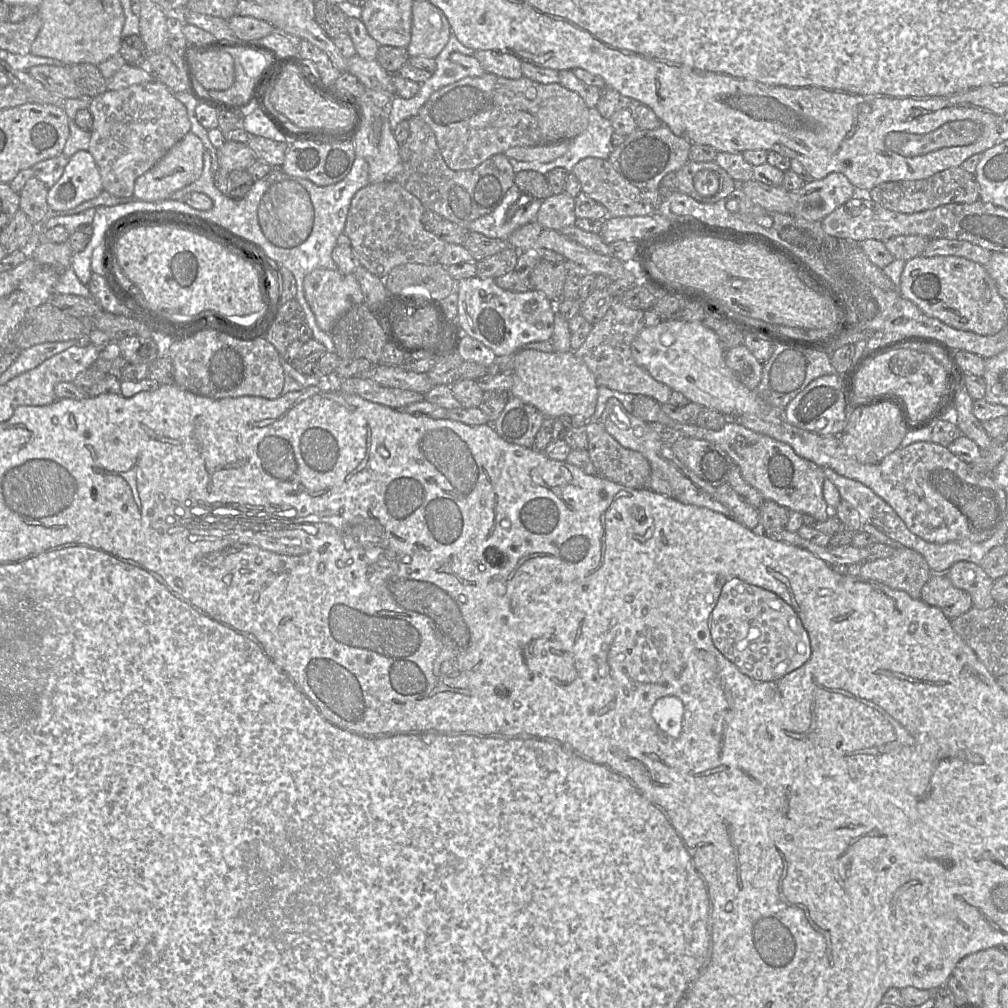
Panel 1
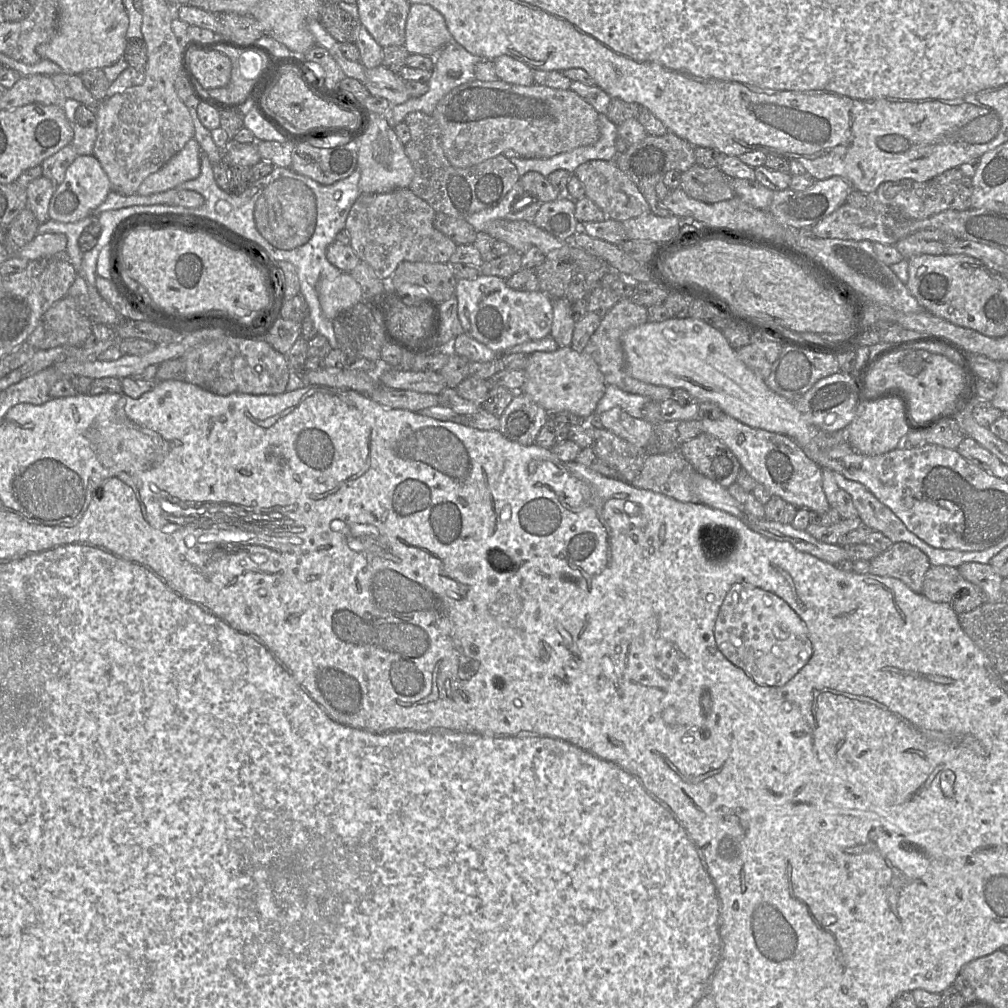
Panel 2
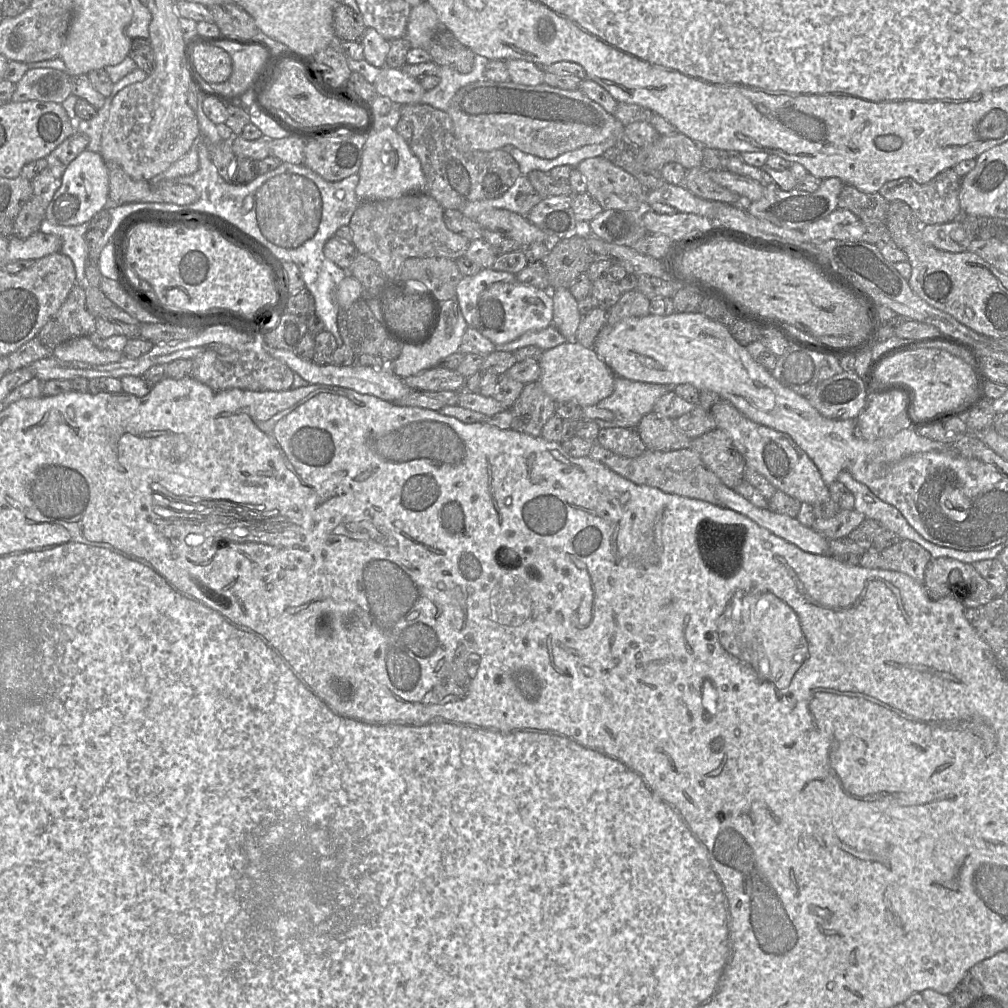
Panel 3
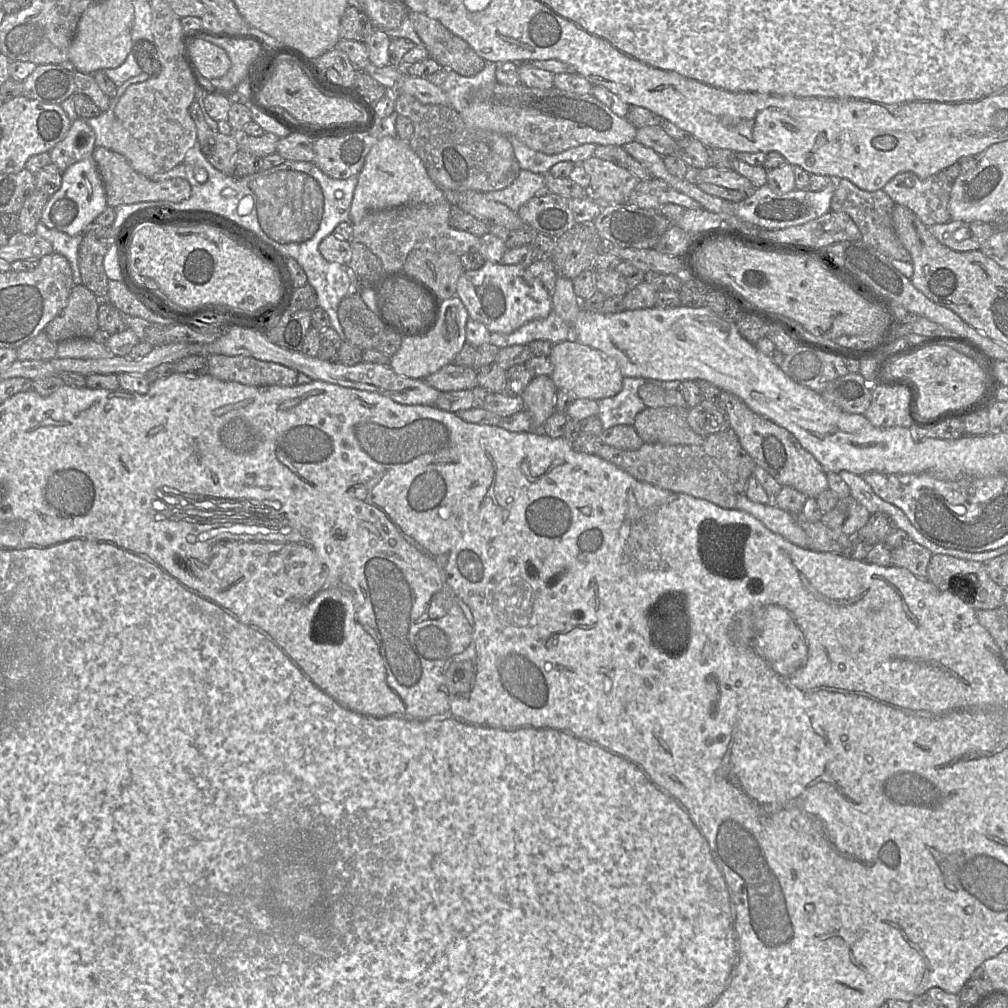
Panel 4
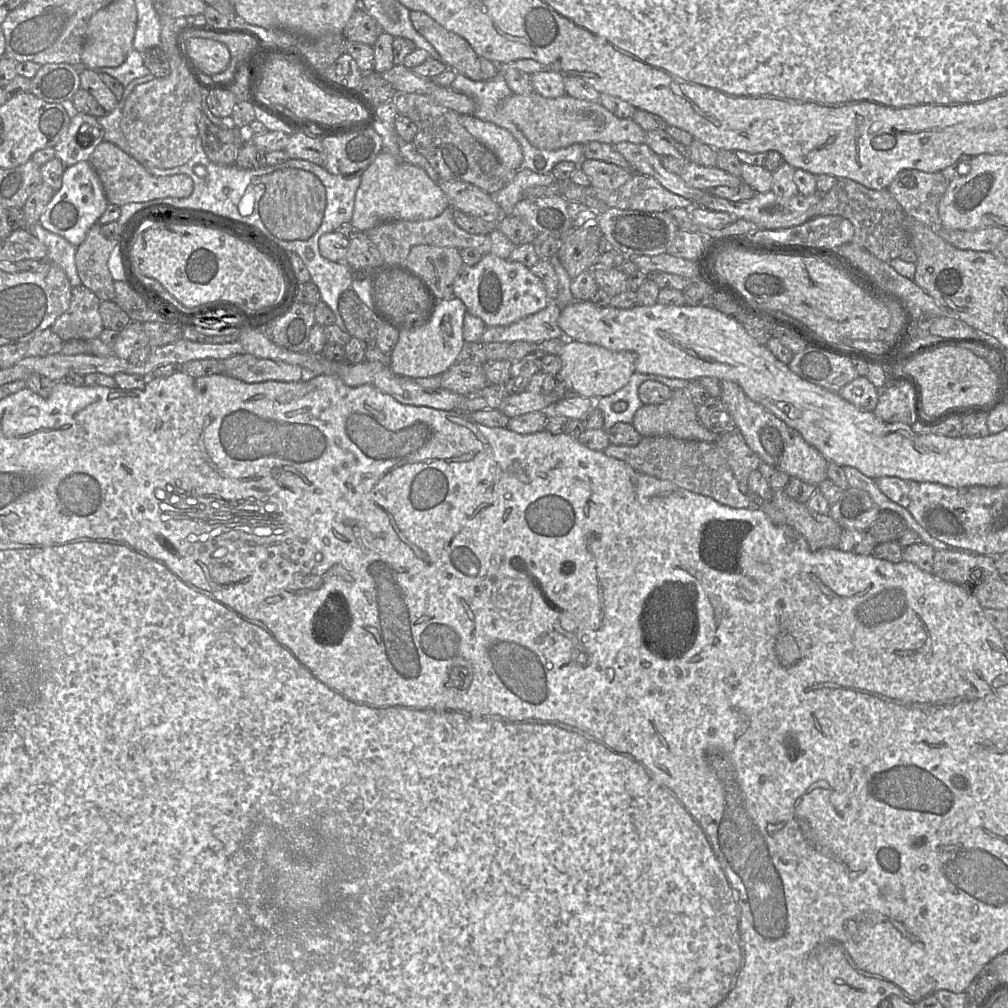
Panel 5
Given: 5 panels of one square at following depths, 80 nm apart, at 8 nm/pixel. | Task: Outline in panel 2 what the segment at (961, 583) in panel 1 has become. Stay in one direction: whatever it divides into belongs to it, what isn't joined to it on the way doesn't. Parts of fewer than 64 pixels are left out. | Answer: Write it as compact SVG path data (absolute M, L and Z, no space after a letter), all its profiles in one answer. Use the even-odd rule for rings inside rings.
M967 562L957 569L964 579L980 589L984 603L997 603L1004 600L1001 588L1003 578L993 570L990 564Z

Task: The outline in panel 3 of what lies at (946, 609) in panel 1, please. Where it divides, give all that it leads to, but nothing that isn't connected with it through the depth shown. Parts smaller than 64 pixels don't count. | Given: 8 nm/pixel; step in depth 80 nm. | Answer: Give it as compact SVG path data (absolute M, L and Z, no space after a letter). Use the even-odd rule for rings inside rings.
M940 557L925 569L924 589L933 600L952 598L965 609L983 606L996 598L991 585L973 565Z

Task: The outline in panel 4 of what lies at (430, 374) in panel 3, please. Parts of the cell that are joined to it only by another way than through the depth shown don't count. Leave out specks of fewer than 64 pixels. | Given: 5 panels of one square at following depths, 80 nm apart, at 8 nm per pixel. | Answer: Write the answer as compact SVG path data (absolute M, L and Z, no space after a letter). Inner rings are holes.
M451 363L420 380L440 392L467 390L477 386L477 370Z

